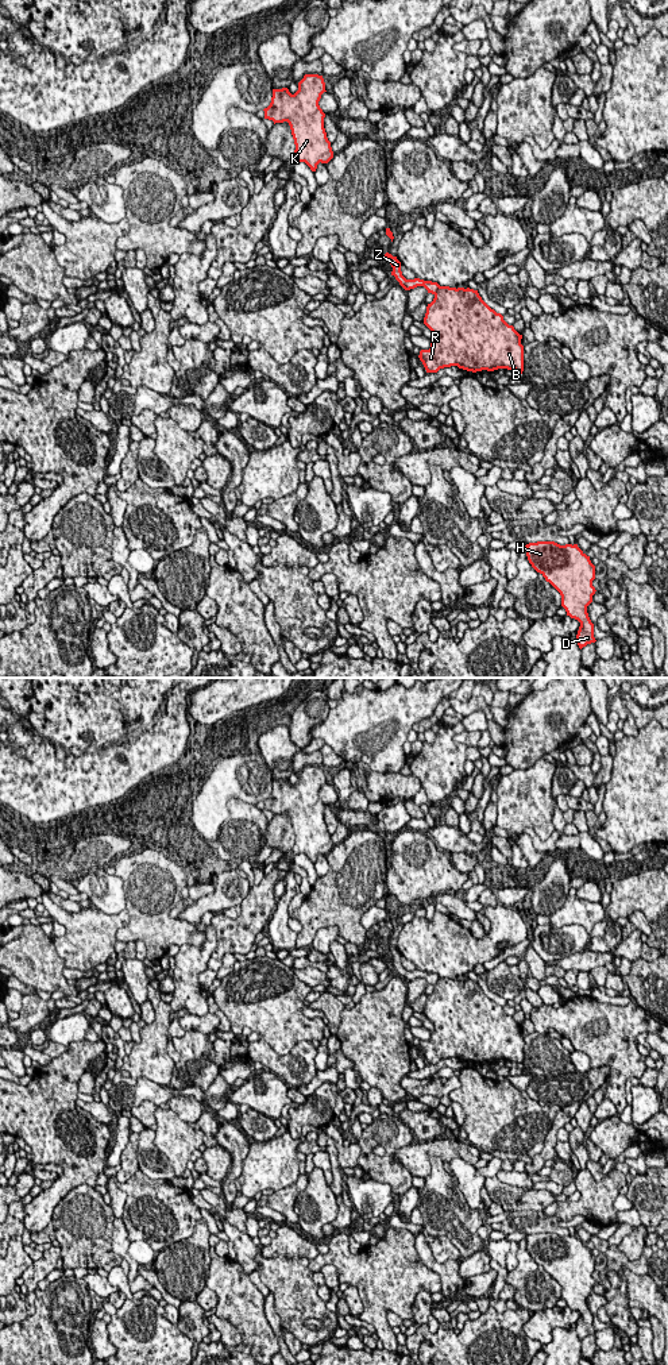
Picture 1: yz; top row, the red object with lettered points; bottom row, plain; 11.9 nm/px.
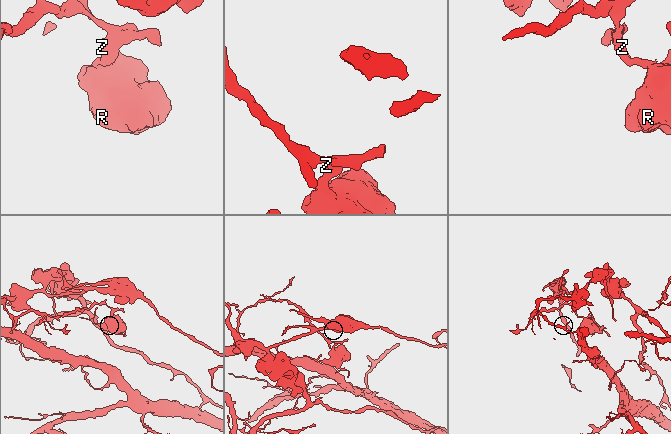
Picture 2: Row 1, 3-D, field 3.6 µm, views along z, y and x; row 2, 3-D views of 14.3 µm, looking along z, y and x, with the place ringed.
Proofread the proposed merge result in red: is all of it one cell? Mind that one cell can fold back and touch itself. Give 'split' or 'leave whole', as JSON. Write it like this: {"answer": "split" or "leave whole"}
{"answer": "split"}

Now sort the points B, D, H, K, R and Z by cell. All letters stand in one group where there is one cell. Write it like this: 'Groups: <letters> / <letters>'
Groups: B R / D H K Z

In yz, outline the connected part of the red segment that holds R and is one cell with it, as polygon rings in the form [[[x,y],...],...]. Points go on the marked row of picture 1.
[[[440,286],[435,298],[426,306],[424,324],[433,332],[429,350],[420,351],[420,360],[426,373],[457,366],[467,371],[494,371],[498,369],[524,371],[524,346],[513,325],[509,325],[501,313],[491,309],[478,290]]]

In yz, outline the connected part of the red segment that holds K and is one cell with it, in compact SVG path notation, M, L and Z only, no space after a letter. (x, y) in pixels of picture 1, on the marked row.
M305 74L294 95L287 88L273 89L271 103L263 109L265 119L274 124L289 123L296 144L293 163L305 162L312 171L320 162L328 163L333 158L324 128L325 113L318 105L324 92L323 76Z

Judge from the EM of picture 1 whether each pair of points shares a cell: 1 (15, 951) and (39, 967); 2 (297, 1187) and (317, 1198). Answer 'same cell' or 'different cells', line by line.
1: same cell
2: different cells

